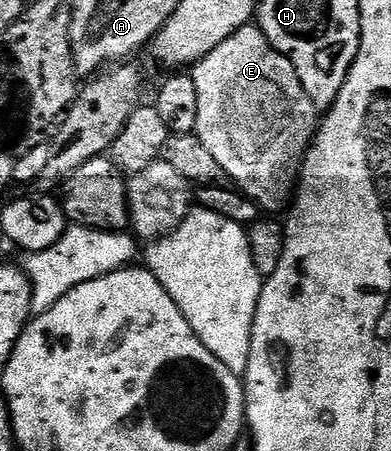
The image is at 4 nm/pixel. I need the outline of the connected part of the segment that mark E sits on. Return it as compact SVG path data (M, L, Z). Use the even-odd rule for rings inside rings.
M258 26L239 28L237 34L225 38L217 50L213 50L194 65L190 73L197 86L197 126L194 133L205 142L205 147L225 170L228 181L239 191L255 201L267 214L279 214L292 203L303 170L303 160L315 139L317 131L317 109L305 94L293 62L285 58L265 38Z

